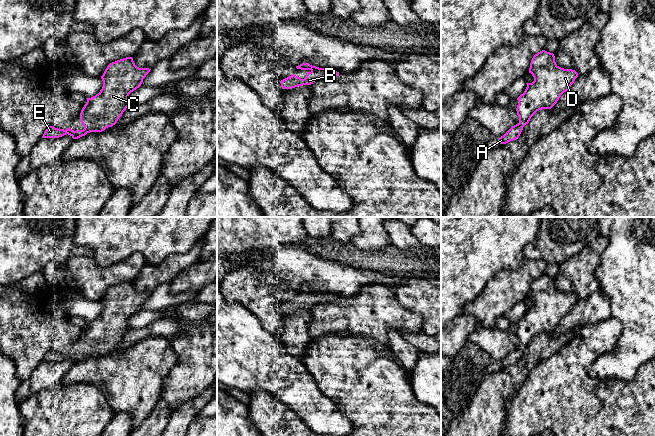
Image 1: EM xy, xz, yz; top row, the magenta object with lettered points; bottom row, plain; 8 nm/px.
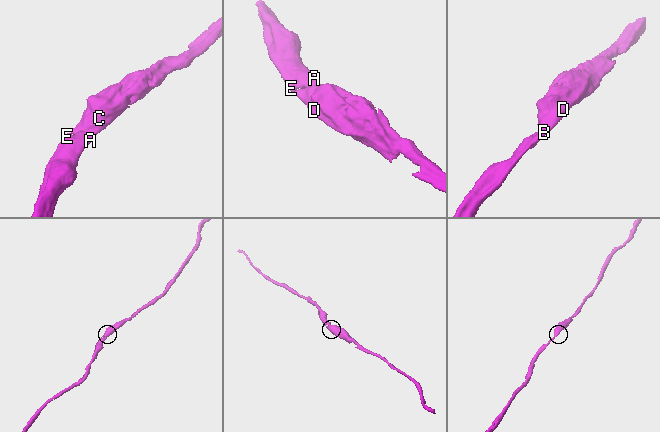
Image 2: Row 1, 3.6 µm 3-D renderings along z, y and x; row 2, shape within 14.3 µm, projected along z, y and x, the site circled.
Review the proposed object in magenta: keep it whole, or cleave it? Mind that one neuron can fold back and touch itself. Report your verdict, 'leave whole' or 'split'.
leave whole

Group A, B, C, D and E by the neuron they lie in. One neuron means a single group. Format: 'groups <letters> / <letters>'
groups A B C D E

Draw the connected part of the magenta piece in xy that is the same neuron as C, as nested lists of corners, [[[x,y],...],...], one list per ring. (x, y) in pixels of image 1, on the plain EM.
[[[132,281],[110,287],[101,300],[102,313],[95,320],[87,322],[81,334],[80,346],[84,353],[74,355],[49,350],[42,362],[59,362],[68,358],[73,363],[78,363],[87,357],[102,356],[112,351],[130,330],[129,318],[141,310],[150,294],[137,291]]]

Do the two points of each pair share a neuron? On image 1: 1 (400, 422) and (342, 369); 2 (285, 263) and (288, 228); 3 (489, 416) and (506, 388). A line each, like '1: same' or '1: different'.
1: same
2: different
3: same

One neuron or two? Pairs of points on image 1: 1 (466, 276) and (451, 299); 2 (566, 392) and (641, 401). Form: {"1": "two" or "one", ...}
{"1": "one", "2": "one"}

